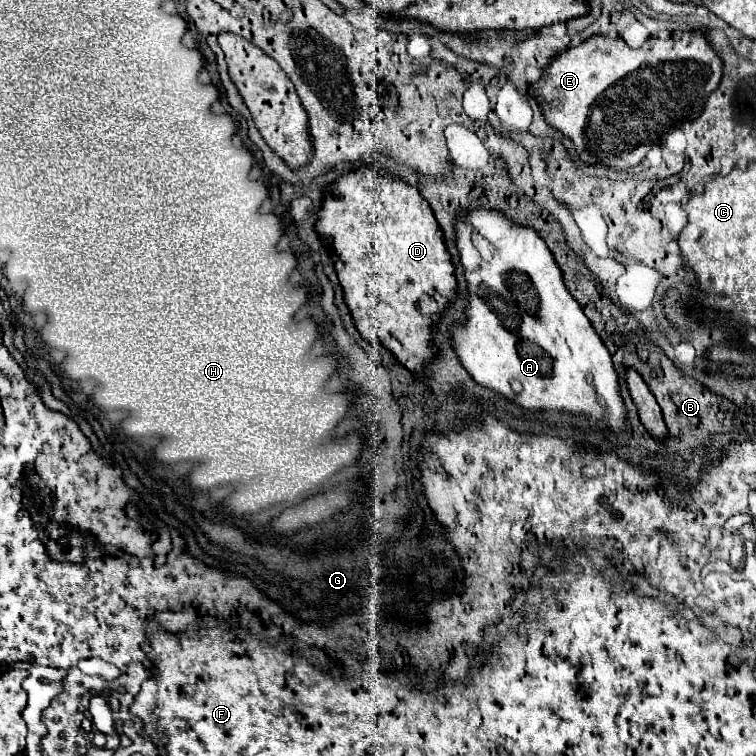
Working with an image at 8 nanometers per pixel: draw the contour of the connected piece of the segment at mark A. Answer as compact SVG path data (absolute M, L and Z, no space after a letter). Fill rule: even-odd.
M475 210L475 212L469 212L467 216L461 216L457 222L457 248L461 252L461 264L465 268L465 278L467 278L471 302L467 306L469 322L465 326L453 326L453 348L455 348L463 368L473 376L473 380L477 384L481 384L483 388L489 388L489 390L505 396L507 400L511 400L513 404L517 404L525 410L541 410L541 412L555 412L555 414L565 412L565 414L587 416L587 418L595 420L599 428L611 428L615 434L625 432L629 426L627 424L627 408L625 408L623 398L621 398L619 376L615 372L611 354L609 354L609 350L605 350L605 344L601 342L601 338L597 338L597 332L593 330L593 326L589 324L589 320L581 312L581 306L567 292L567 288L561 280L561 270L555 264L553 254L549 252L545 242L537 236L537 232L531 228L515 226L513 222L509 222L503 214L499 214L495 210Z

